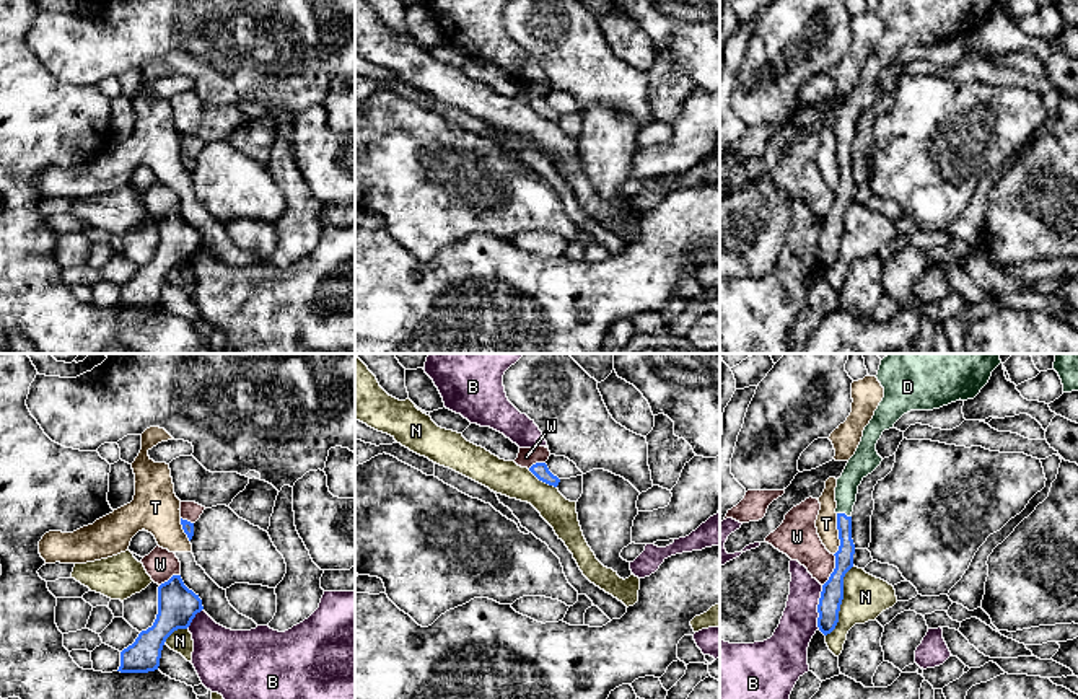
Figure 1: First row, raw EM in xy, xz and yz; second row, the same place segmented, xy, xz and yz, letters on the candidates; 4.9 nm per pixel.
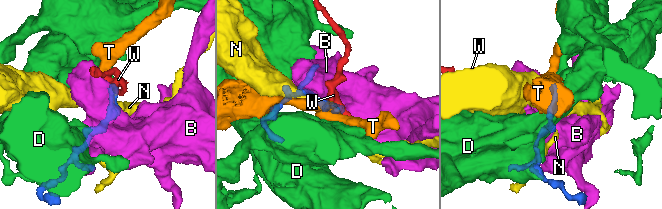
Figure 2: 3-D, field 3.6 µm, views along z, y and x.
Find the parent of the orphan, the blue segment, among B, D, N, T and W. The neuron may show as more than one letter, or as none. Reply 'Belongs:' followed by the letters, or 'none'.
Belongs: D

